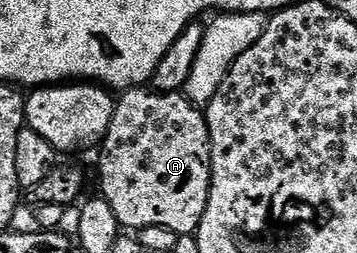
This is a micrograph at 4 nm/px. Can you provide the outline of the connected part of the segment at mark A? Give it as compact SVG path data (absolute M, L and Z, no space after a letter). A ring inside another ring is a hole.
M132 88L120 93L101 149L101 196L109 208L113 208L113 216L117 216L120 227L138 232L156 226L169 228L178 235L198 231L211 191L211 141L206 113L190 102L186 93L161 94L151 88Z

